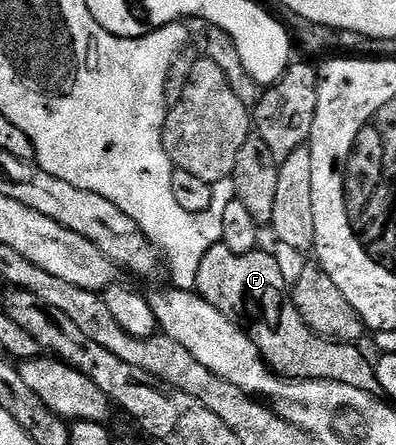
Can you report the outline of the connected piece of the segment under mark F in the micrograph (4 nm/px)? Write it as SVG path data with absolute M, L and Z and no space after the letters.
M218 242L205 253L201 261L201 269L197 269L197 281L193 285L194 290L209 305L213 305L225 317L229 317L234 323L239 324L242 331L251 336L253 345L263 355L267 366L276 375L282 375L285 379L324 379L325 381L337 381L341 385L353 385L353 389L361 389L365 393L375 395L380 390L376 375L376 364L366 359L353 343L337 343L334 339L323 339L314 335L305 325L301 313L297 313L295 304L292 303L288 291L289 285L285 277L281 277L281 268L278 267L274 254L270 250L256 249L249 253L233 253L223 242Z

